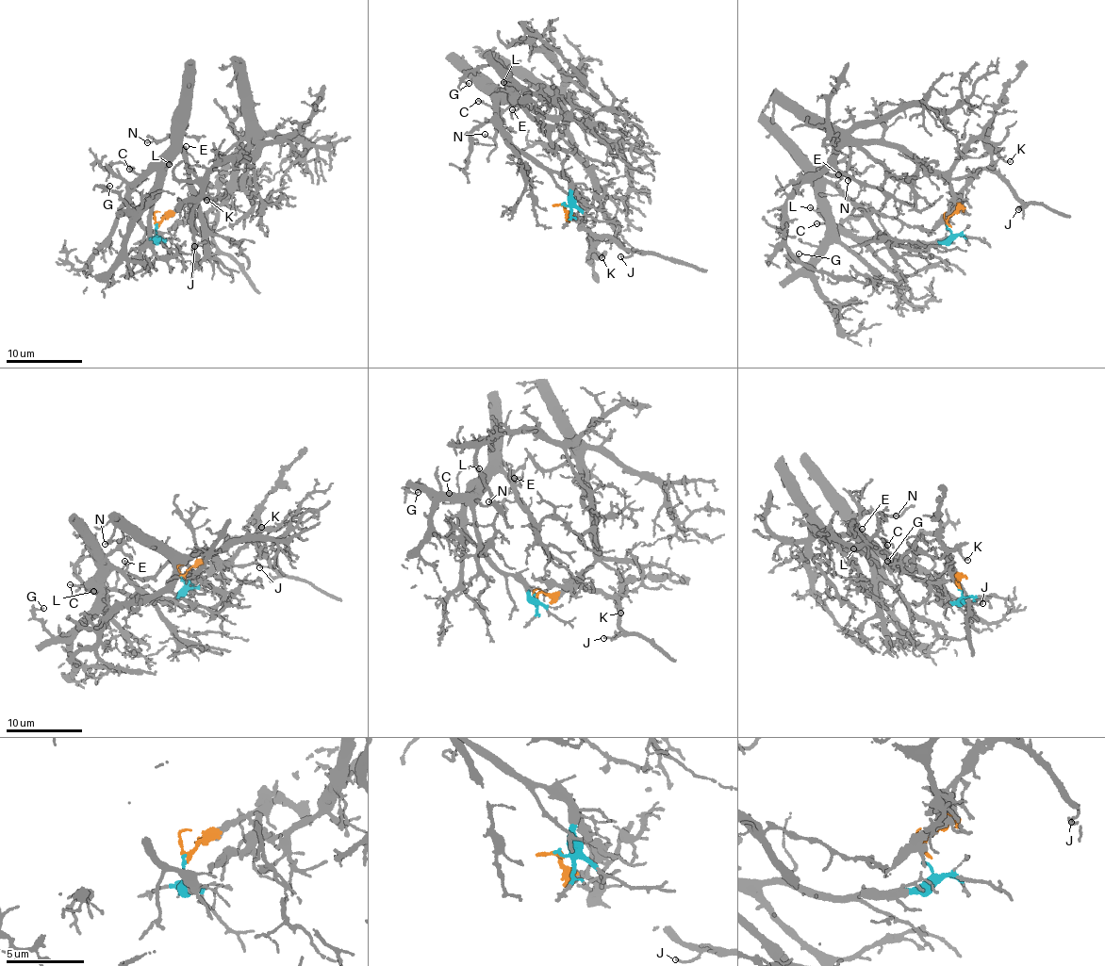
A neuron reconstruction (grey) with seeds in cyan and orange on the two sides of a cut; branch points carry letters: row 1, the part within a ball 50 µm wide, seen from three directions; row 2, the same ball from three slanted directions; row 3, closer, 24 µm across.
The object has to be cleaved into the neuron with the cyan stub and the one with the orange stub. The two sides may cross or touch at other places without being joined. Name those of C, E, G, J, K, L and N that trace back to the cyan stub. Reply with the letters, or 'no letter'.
C, E, G, L, N

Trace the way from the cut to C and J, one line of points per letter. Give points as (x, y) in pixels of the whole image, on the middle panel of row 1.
C: (562, 204), (569, 204), (568, 182), (516, 146), (503, 131), (496, 108), (477, 100)
J: (562, 204), (583, 219), (585, 229), (613, 238), (631, 253), (621, 255)

